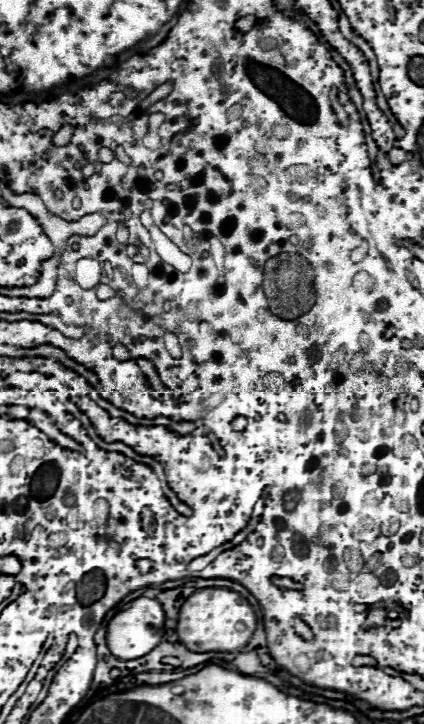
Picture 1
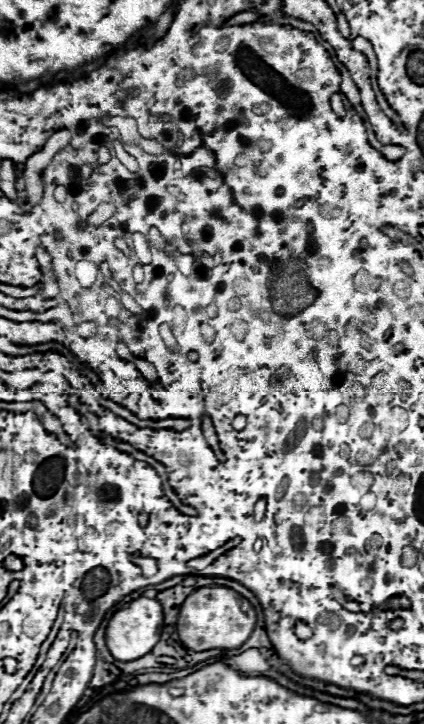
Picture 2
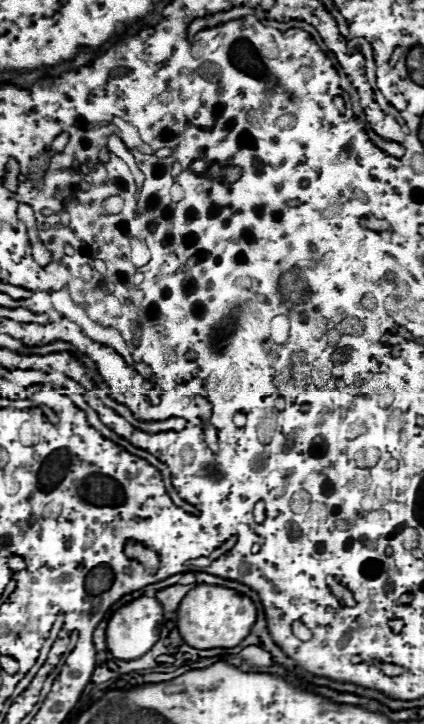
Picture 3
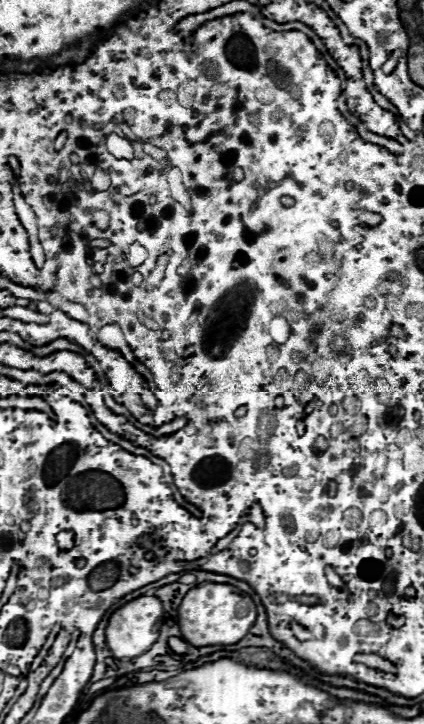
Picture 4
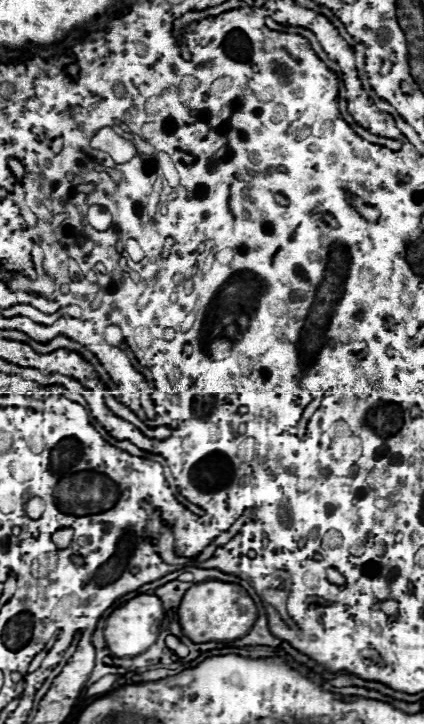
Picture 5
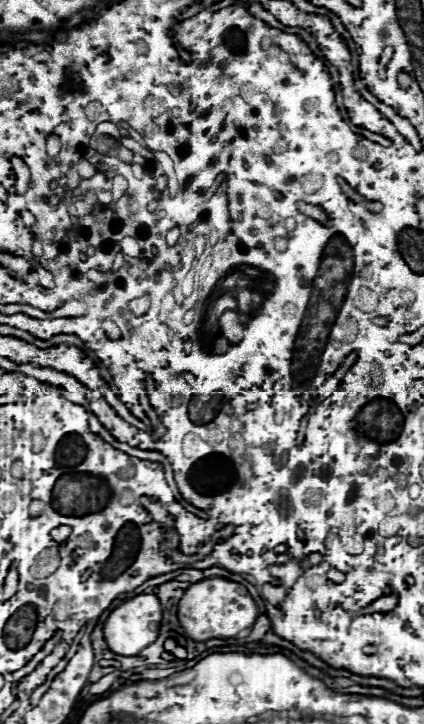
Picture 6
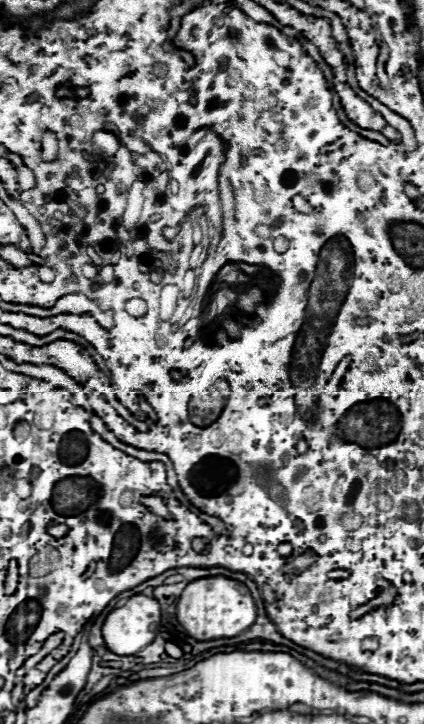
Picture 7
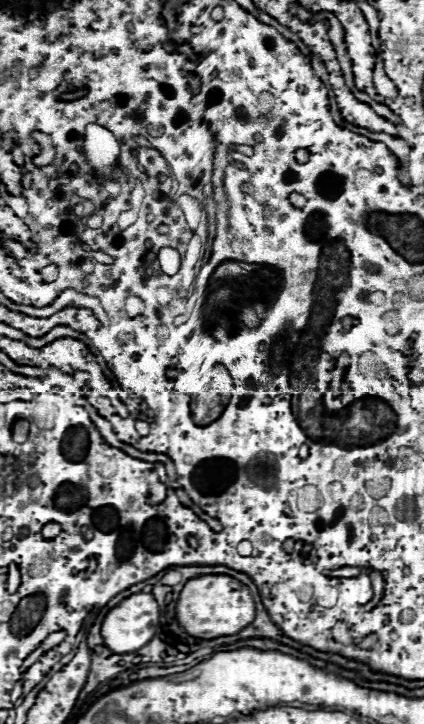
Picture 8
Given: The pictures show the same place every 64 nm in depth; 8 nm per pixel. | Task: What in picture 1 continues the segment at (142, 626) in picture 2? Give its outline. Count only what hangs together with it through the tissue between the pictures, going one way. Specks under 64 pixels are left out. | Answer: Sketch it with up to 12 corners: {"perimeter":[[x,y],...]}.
{"perimeter":[[146,596],[110,620],[108,648],[136,660],[160,644],[164,610]]}

